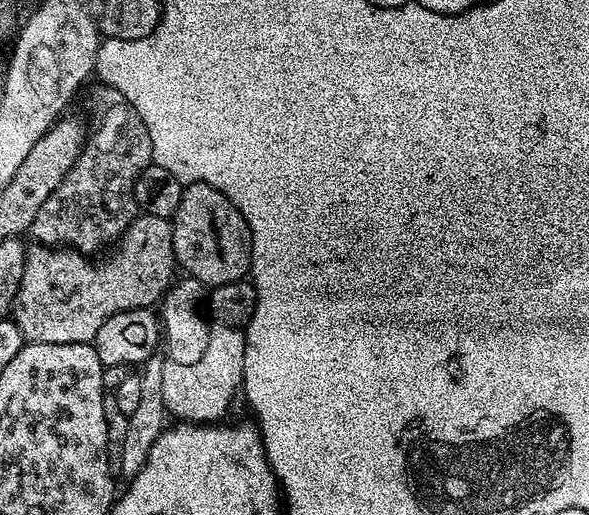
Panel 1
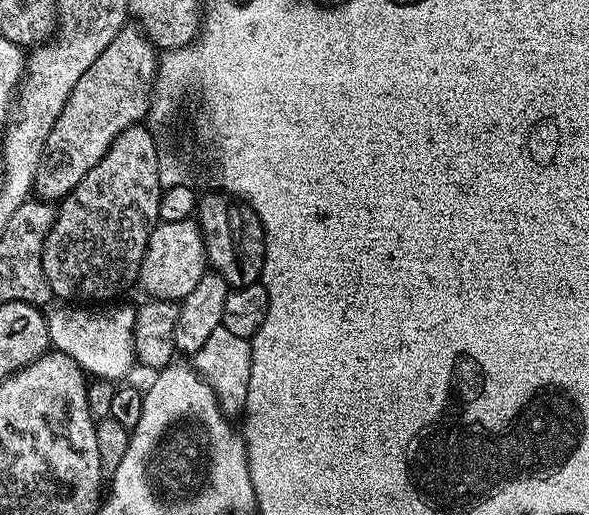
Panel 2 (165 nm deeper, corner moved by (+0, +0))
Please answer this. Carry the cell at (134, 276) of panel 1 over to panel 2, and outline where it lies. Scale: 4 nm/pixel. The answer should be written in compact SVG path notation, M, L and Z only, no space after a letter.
M189 218L182 222L163 222L156 225L150 234L150 242L140 267L139 287L144 287L154 300L170 300L179 302L198 286L198 281L209 271L208 255L204 249L204 239L200 233L200 225Z

